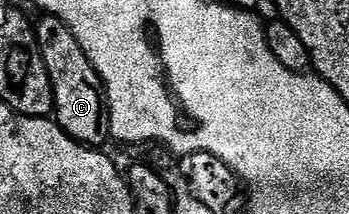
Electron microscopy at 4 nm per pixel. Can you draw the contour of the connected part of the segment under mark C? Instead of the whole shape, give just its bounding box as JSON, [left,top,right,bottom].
[35,16,111,147]

